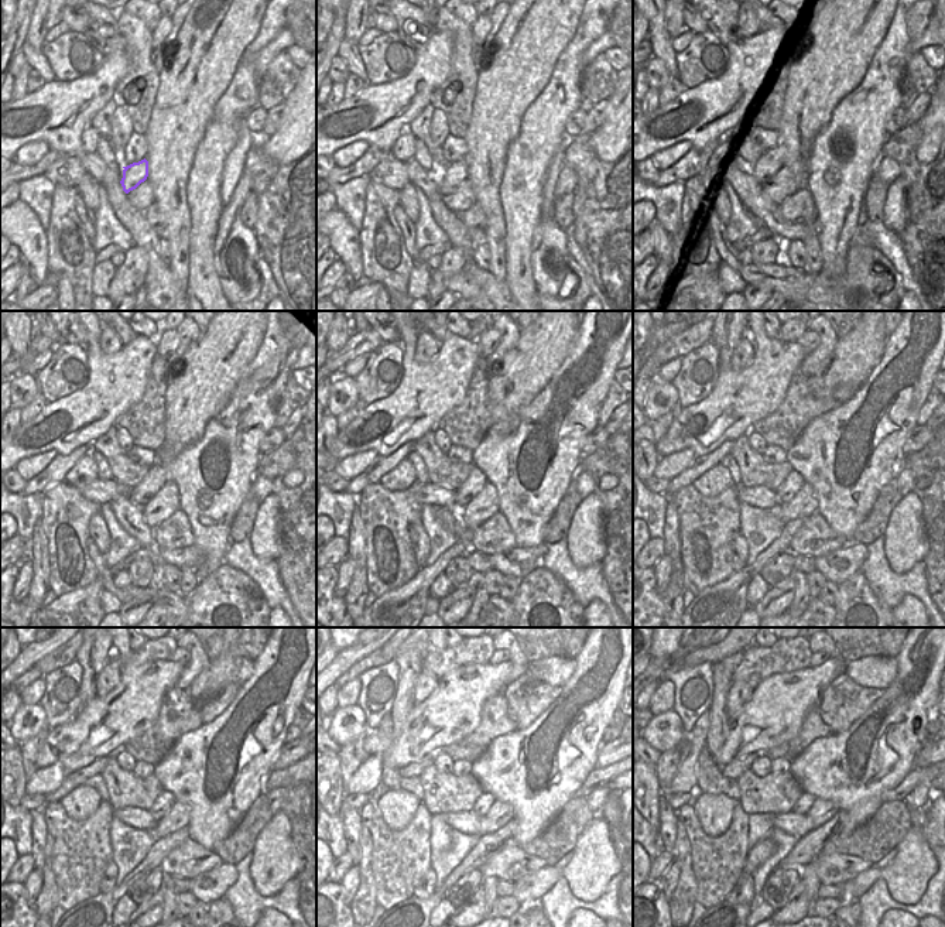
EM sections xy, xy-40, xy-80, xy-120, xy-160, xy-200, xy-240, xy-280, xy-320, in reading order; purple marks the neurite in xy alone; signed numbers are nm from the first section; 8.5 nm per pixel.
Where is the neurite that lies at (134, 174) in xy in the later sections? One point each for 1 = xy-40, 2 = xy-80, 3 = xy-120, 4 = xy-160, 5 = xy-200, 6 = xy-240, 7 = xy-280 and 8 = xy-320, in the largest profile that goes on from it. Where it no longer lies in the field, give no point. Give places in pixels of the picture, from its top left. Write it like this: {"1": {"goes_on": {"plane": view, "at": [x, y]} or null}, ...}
{"1": {"goes_on": {"plane": "xy-40", "at": [452, 174]}}, "2": {"goes_on": {"plane": "xy-80", "at": [773, 160]}}, "3": {"goes_on": {"plane": "xy-120", "at": [157, 476]}}, "4": {"goes_on": {"plane": "xy-160", "at": [476, 479]}}, "5": {"goes_on": {"plane": "xy-200", "at": [790, 486]}}, "6": {"goes_on": {"plane": "xy-240", "at": [165, 800]}}, "7": {"goes_on": {"plane": "xy-280", "at": [485, 800]}}, "8": {"goes_on": {"plane": "xy-320", "at": [803, 804]}}}

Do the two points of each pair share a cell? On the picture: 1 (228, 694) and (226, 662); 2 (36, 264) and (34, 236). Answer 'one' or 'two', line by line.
1: two
2: one

